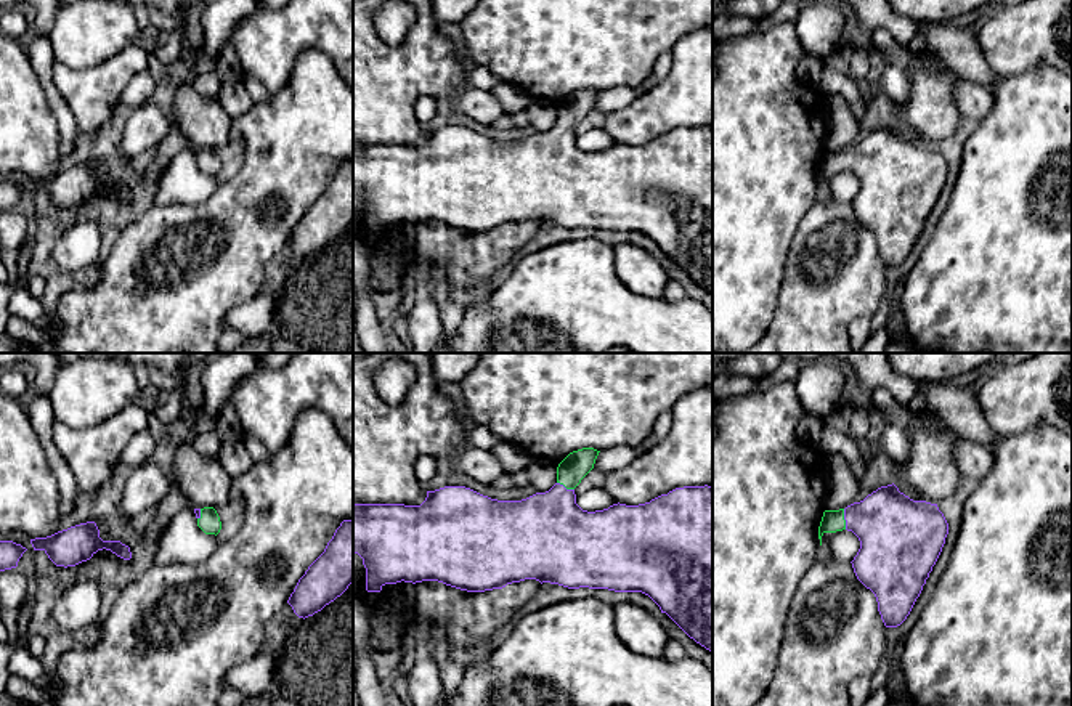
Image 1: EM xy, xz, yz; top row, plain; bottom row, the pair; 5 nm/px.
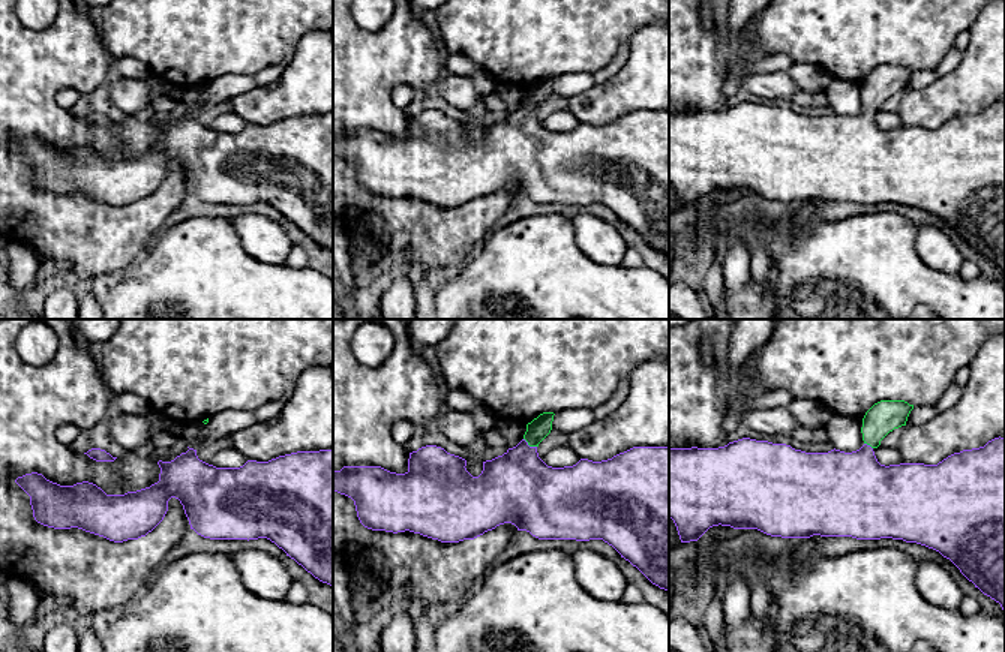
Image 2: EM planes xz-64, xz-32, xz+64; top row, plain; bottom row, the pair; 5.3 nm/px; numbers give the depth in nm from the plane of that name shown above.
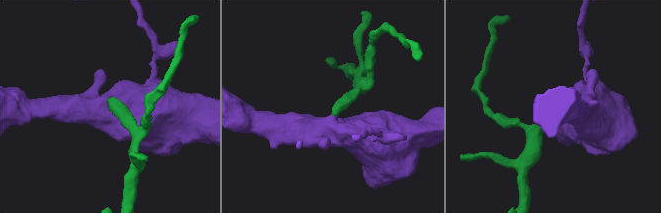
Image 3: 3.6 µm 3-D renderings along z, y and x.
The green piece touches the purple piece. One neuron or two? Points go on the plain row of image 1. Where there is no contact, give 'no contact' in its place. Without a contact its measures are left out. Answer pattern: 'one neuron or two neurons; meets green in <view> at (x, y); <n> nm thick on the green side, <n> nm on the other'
one neuron; meets green in yz at (843, 159); 110 nm thick on the green side, 340 nm on the other

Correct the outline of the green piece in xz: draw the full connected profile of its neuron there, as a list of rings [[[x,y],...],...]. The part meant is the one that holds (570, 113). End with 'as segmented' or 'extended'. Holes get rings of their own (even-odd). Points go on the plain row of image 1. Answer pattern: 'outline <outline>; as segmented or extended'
outline [[[583,88],[570,93],[557,108],[557,124],[546,133],[536,133],[522,141],[497,141],[483,136],[465,127],[445,127],[435,132],[427,132],[427,138],[420,146],[404,144],[353,144],[353,194],[363,199],[366,209],[366,231],[380,233],[385,225],[396,223],[422,223],[438,221],[446,226],[467,231],[485,233],[502,229],[507,225],[525,220],[536,220],[541,225],[550,223],[568,229],[608,229],[615,233],[642,233],[648,236],[690,279],[713,294],[713,127],[684,127],[661,135],[650,143],[639,146],[613,144],[608,149],[587,152],[576,144],[575,128],[594,109],[600,91]]]; extended

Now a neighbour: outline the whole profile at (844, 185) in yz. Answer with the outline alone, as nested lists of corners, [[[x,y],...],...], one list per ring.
[[[847,170],[836,173],[823,173],[822,189],[833,196],[839,202],[852,202],[860,189],[859,178]]]

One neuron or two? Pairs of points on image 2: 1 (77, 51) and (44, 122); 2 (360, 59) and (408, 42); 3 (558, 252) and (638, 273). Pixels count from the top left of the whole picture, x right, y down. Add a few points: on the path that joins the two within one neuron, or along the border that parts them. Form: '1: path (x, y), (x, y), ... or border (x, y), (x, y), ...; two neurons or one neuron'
1: path (59, 69), (45, 83), (44, 104); one neuron
2: path (372, 59), (384, 59), (396, 53); one neuron
3: path (578, 272), (582, 276), (618, 276); one neuron

